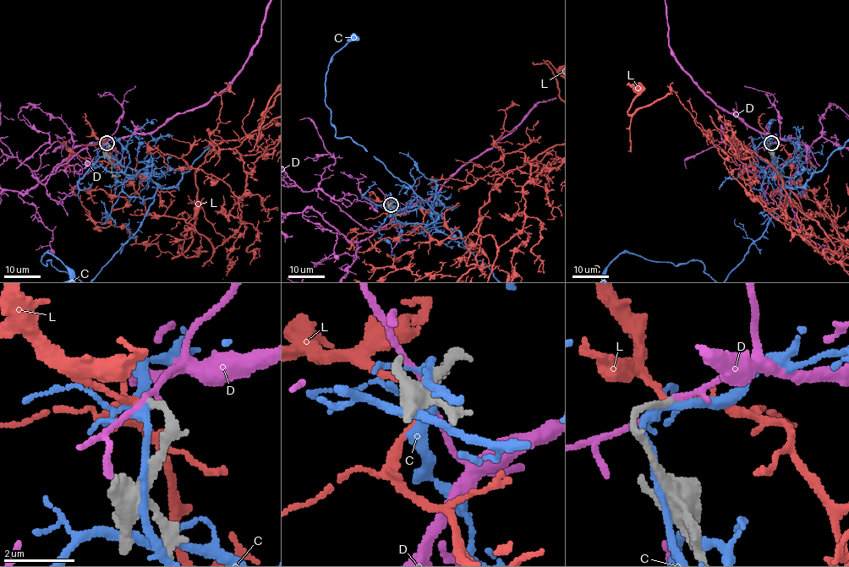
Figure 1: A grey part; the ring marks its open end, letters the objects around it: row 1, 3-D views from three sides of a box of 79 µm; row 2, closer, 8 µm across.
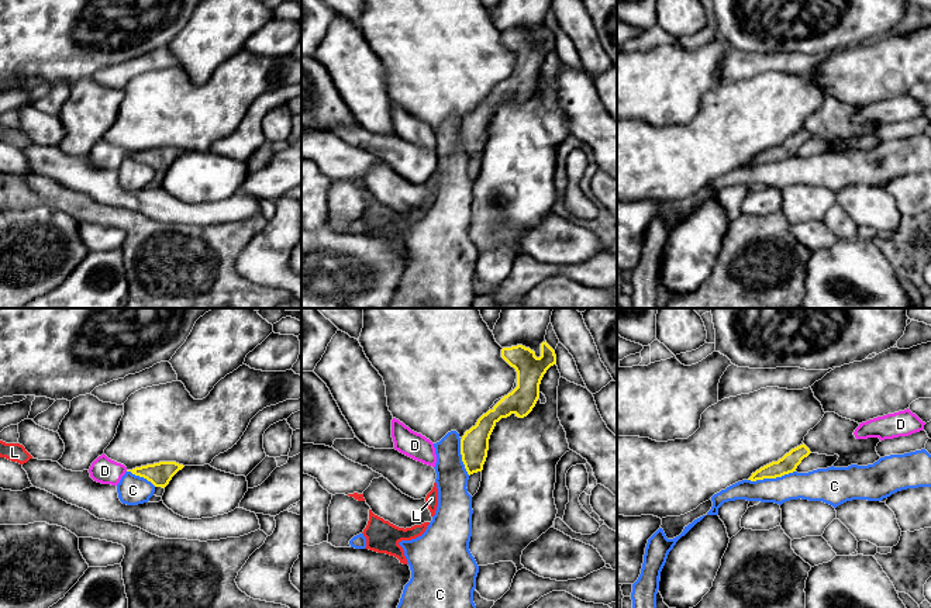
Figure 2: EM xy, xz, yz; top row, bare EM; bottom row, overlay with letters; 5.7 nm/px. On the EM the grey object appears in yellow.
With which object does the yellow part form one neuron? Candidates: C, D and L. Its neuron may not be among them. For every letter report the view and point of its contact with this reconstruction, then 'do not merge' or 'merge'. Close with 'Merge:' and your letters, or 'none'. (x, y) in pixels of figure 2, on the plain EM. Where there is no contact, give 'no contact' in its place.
C: yz (771, 162) | do not merge
D: no contact | do not merge
L: no contact | merge
Merge: L

